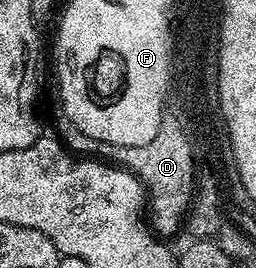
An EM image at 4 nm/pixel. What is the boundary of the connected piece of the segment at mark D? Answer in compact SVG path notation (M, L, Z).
M61 111L56 112L55 129L58 140L72 154L114 163L134 173L142 181L145 197L149 202L149 224L160 238L168 239L178 229L184 228L185 218L193 204L196 174L191 172L192 162L191 157L187 157L187 141L183 141L183 133L179 133L175 125L161 125L157 135L153 135L153 139L149 139L149 143L141 147L117 147L113 143L101 143L85 135L85 131L77 128Z

